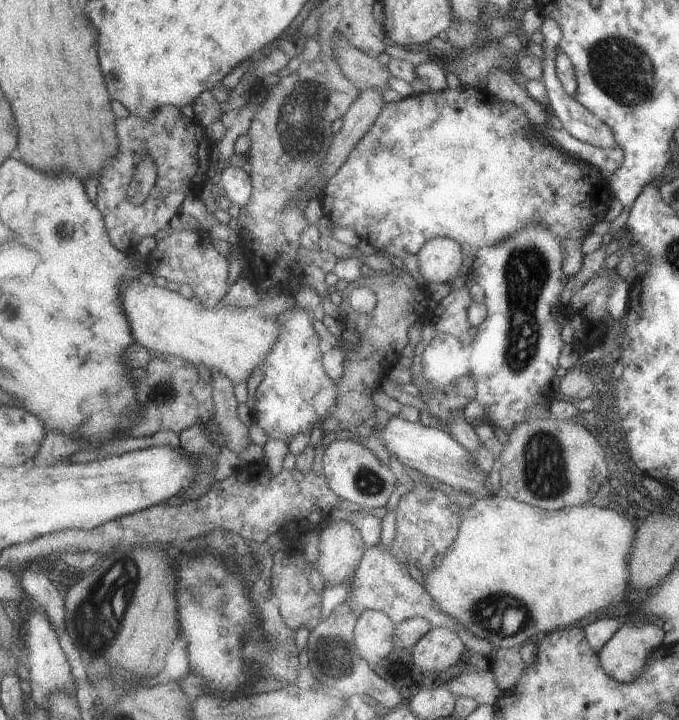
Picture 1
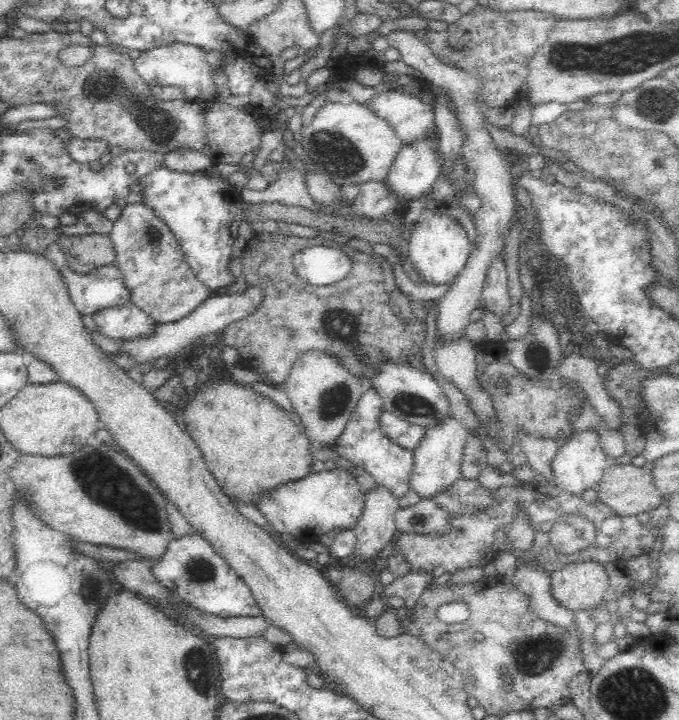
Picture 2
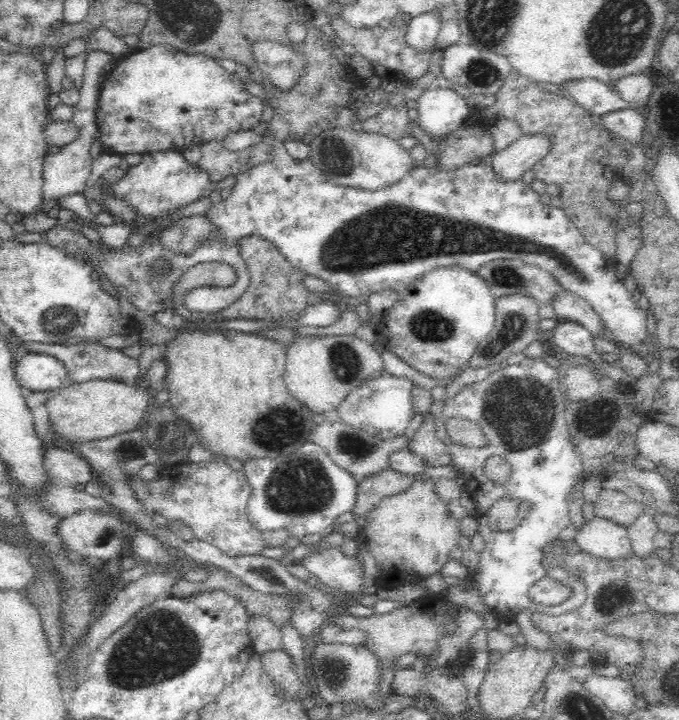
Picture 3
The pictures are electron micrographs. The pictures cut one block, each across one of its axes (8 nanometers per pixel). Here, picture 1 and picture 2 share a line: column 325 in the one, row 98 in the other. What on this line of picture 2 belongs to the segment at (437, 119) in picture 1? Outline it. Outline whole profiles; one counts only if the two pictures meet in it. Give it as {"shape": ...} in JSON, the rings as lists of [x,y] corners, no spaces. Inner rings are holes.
{"shape":[[[162,44],[156,48],[142,50],[140,58],[134,60],[138,74],[142,76],[144,82],[150,86],[180,86],[186,92],[188,102],[212,102],[218,98],[216,92],[216,82],[214,82],[214,66],[206,62],[206,50],[194,46],[194,44]]]}

